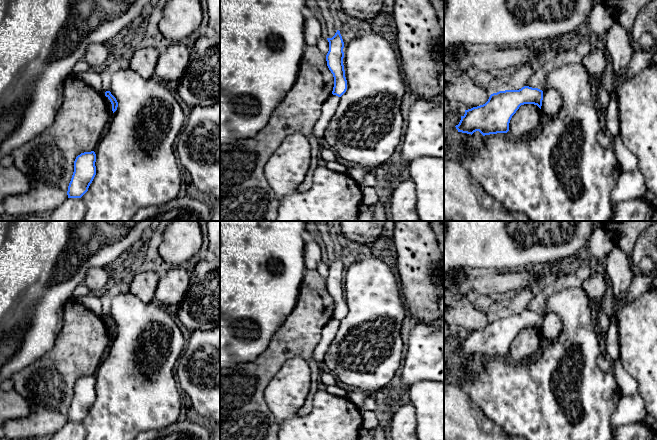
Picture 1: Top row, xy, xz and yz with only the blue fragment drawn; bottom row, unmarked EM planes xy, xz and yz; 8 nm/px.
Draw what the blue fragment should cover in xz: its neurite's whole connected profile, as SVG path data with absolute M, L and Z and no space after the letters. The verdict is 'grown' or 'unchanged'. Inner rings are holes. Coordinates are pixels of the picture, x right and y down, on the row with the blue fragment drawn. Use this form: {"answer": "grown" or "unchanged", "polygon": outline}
{"answer": "unchanged", "polygon": "M337 30L332 38L327 38L327 40L329 42L329 51L326 55L326 61L334 77L332 94L341 97L347 90L347 80L343 65L344 42L339 30Z"}

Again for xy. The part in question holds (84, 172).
{"answer": "unchanged", "polygon": "M94 151L78 155L74 161L74 172L68 186L68 198L81 198L96 175L96 154Z"}

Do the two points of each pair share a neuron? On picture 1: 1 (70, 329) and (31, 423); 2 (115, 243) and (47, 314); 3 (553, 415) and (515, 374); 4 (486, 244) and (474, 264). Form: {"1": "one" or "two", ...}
{"1": "one", "2": "one", "3": "one", "4": "one"}

